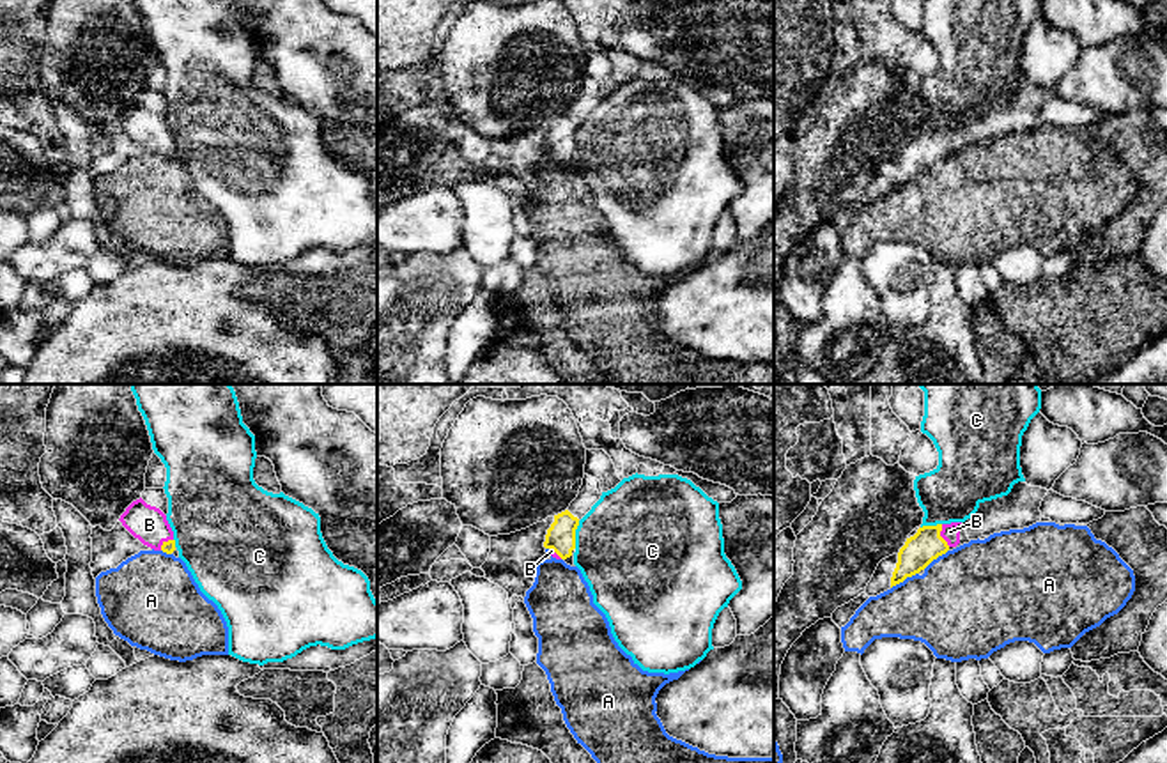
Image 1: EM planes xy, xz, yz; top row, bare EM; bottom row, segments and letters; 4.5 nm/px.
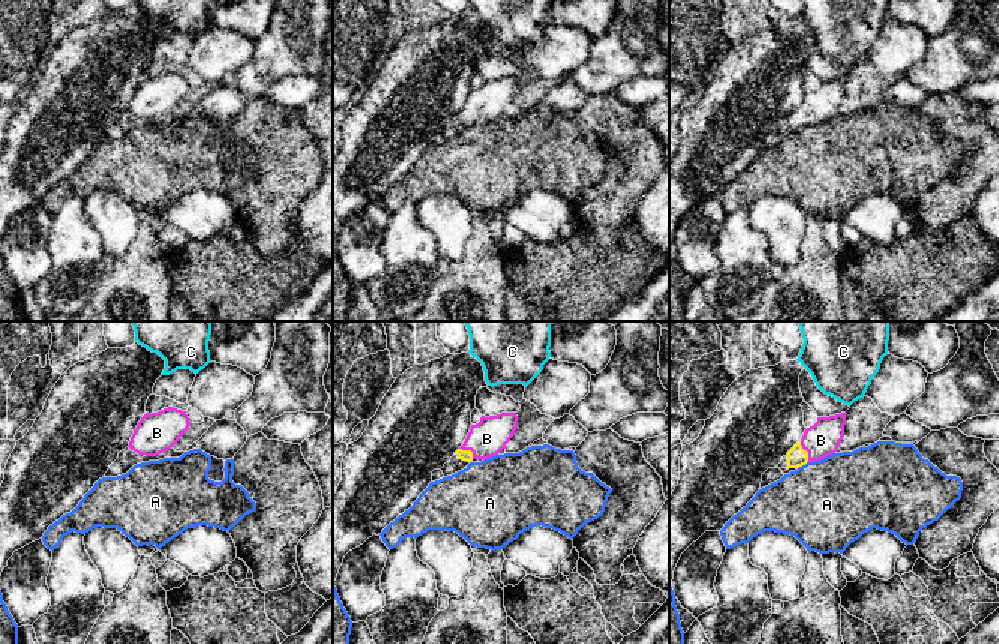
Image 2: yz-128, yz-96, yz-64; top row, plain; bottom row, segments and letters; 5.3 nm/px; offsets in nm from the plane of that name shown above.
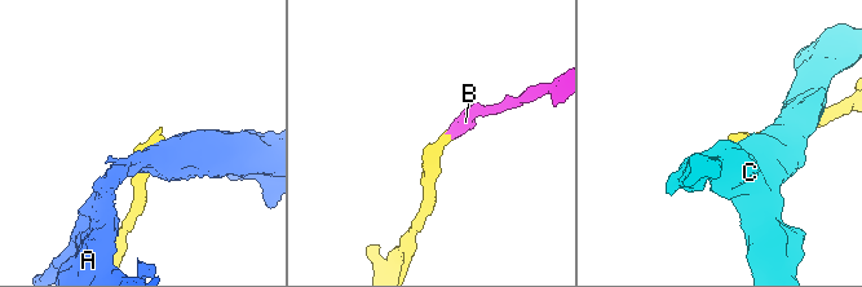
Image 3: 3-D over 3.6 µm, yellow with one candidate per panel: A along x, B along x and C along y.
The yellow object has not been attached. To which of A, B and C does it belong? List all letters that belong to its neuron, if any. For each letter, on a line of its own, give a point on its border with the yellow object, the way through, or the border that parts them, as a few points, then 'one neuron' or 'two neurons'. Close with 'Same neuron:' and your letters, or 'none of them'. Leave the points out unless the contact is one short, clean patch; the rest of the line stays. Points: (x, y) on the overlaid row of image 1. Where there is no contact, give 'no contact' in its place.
A: yz (904, 579) | two neurons
B: yz (939, 535) | across yz (927, 544), (939, 535), (950, 531) | one neuron
C: xz (574, 535) | two neurons
Same neuron: B

